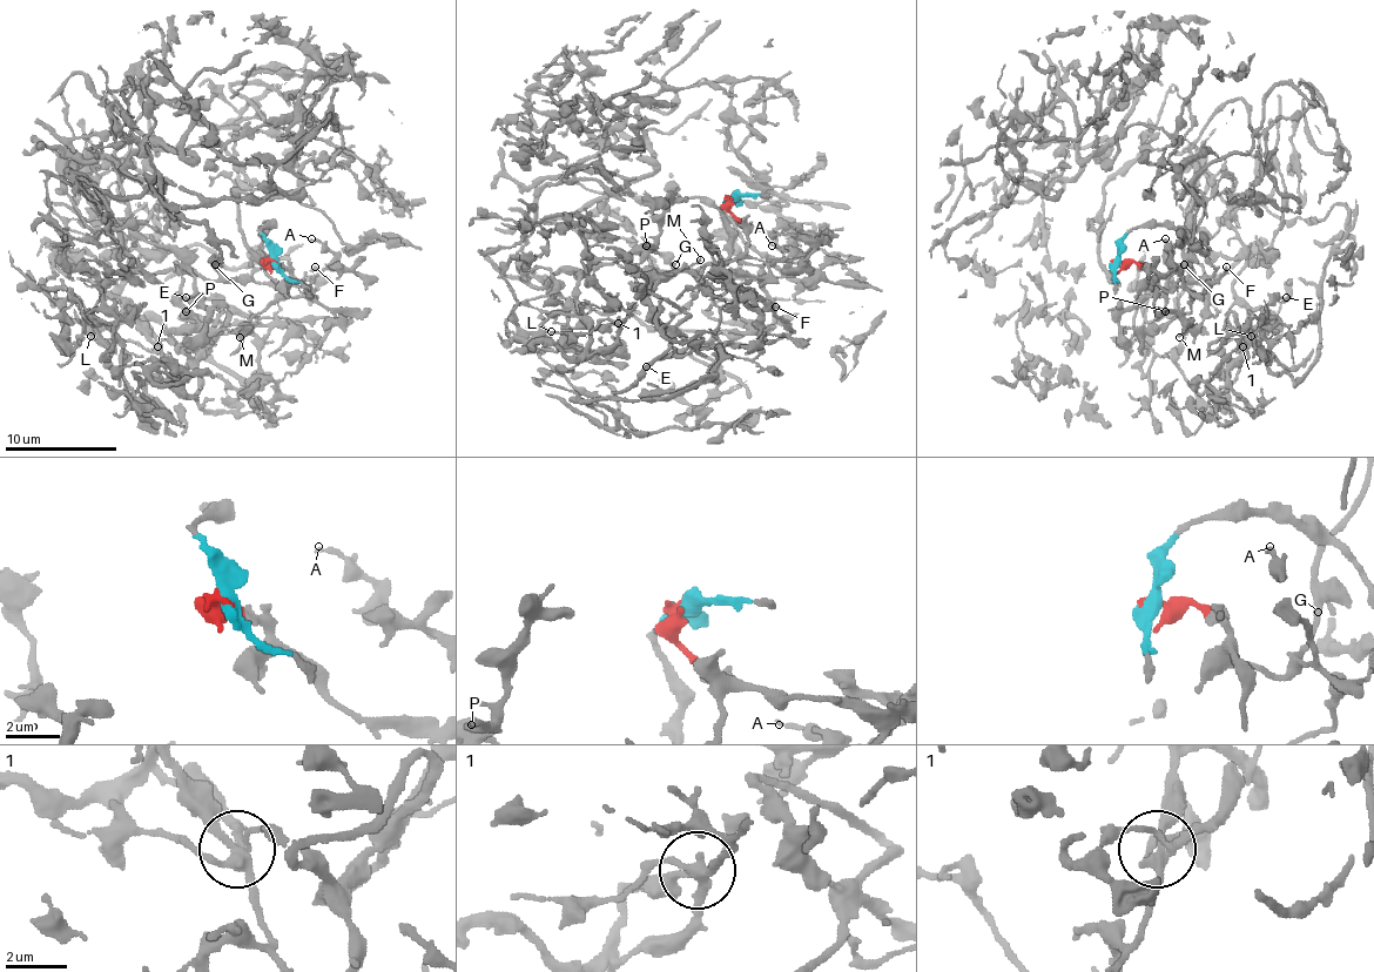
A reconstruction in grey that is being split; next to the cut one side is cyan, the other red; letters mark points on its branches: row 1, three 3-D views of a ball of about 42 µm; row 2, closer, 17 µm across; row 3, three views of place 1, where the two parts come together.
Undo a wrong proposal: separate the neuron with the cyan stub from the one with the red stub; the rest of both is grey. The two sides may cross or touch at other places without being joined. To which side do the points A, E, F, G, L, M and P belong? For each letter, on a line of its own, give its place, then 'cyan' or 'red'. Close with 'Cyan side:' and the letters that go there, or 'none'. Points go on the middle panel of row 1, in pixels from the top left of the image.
A: (772, 245) | red
E: (646, 366) | red
F: (775, 306) | cyan
G: (675, 264) | cyan
L: (551, 331) | red
M: (700, 260) | red
P: (646, 245) | red
Cyan side: F, G

